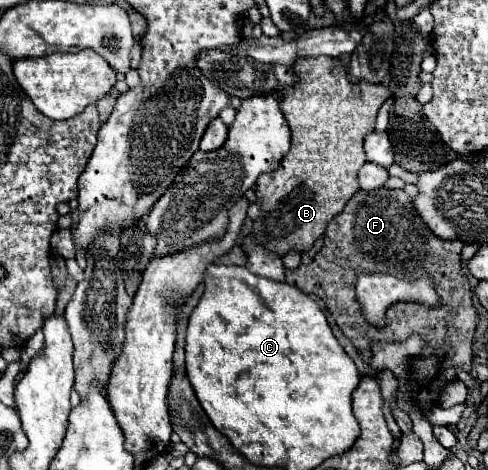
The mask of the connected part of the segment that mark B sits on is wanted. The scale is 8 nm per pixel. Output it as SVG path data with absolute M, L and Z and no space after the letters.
M317 56L297 58L293 64L297 76L295 86L287 86L279 96L279 106L291 128L291 150L279 162L277 172L263 174L257 180L257 200L261 202L261 218L253 224L253 234L259 244L285 256L289 250L305 252L325 232L329 220L337 216L349 198L359 190L357 172L365 164L363 140L375 128L375 118L383 102L389 98L389 88L383 84L371 84L365 80L351 82L347 64L341 58Z

